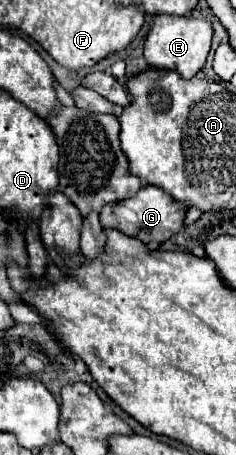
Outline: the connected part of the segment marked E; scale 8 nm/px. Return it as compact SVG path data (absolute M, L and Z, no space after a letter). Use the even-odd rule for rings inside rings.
M157 16L145 40L145 60L151 68L177 70L183 78L193 78L205 64L211 50L213 28L207 20L193 16Z

